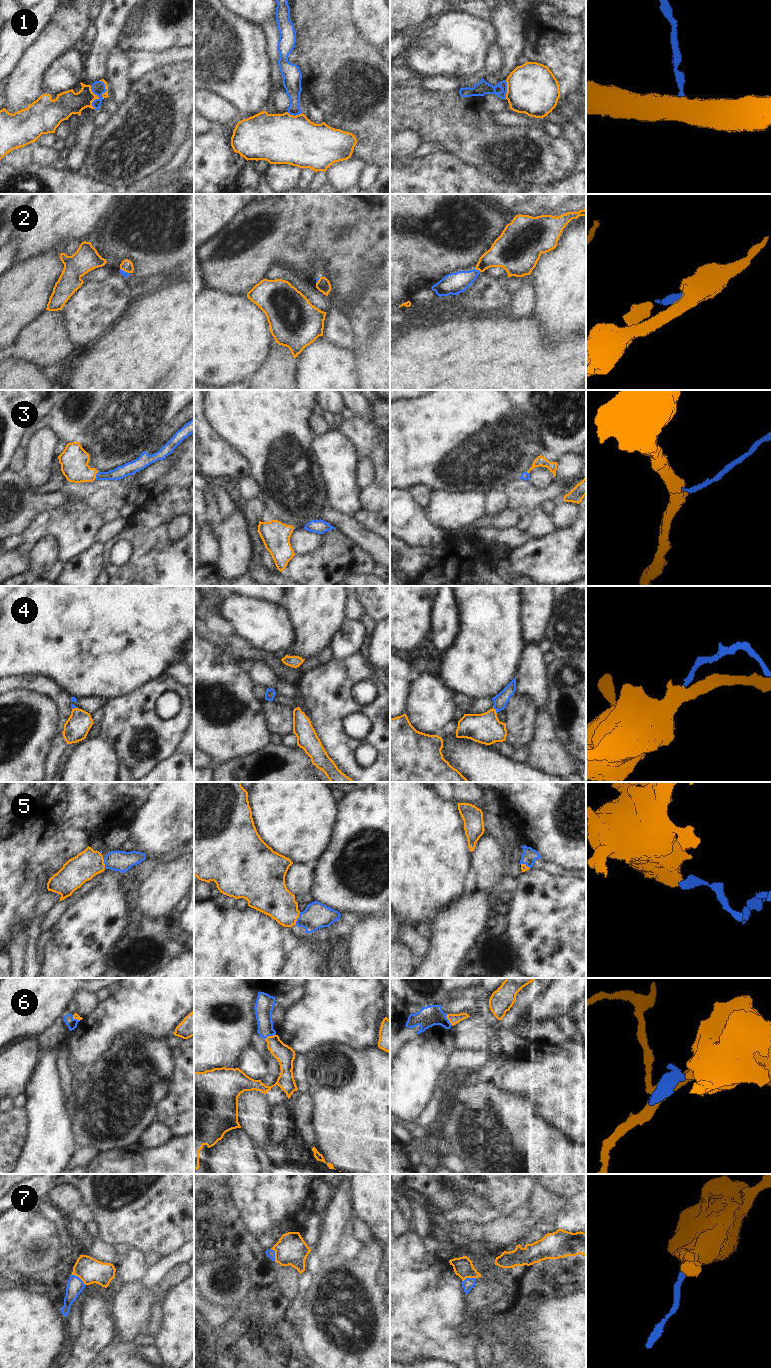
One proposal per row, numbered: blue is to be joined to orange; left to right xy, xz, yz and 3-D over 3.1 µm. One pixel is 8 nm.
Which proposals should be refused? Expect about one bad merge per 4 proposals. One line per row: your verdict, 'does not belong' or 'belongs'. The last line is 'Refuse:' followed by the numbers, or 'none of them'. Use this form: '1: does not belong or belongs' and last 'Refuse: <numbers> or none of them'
1: does not belong
2: belongs
3: belongs
4: belongs
5: belongs
6: belongs
7: does not belong
Refuse: 1, 7

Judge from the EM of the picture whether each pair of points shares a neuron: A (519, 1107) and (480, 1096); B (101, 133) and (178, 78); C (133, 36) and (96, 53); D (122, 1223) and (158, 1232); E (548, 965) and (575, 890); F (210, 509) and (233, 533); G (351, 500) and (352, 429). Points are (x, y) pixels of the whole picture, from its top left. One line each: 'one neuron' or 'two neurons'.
A: one neuron
B: one neuron
C: two neurons
D: one neuron
E: one neuron
F: two neurons
G: two neurons

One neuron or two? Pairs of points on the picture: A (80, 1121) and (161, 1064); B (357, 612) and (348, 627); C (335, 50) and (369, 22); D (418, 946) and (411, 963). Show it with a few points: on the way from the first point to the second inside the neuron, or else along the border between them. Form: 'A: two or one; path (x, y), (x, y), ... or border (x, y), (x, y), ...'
A: one; path (100, 1114), (141, 1073)
B: two; border (346, 618), (359, 620)
C: two; border (350, 10), (350, 16), (359, 34), (376, 46)
D: two; border (400, 940), (420, 959)

